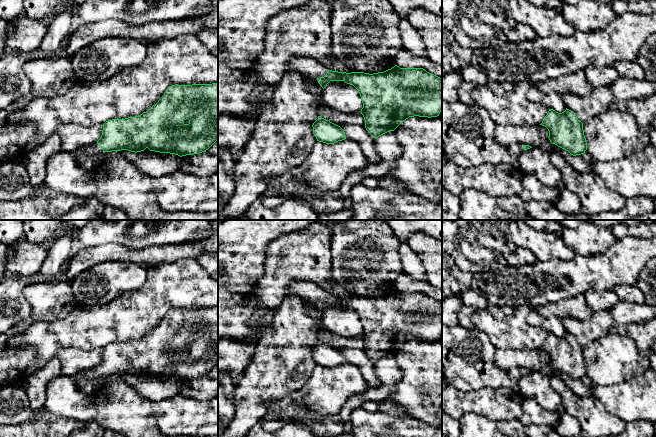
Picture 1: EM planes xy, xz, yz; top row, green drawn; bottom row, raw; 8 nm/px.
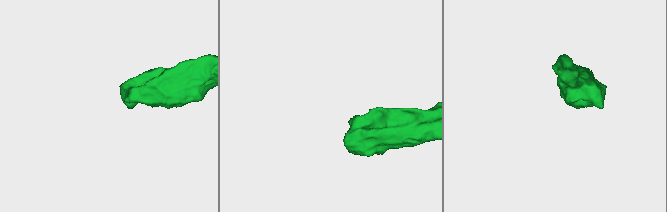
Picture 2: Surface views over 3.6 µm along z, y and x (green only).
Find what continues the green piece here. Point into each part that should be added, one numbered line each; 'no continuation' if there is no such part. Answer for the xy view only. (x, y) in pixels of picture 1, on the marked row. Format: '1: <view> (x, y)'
1: xy (94, 149)

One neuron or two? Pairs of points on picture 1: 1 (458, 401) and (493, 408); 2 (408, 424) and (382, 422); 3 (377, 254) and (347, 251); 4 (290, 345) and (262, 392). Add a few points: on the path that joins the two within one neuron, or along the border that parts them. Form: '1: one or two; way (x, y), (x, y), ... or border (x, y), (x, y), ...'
1: one; way (467, 402), (484, 402)
2: one; way (402, 424), (388, 423)
3: one; way (370, 254), (366, 254), (363, 251), (354, 251)
4: one; way (283, 357), (283, 362), (265, 380)

